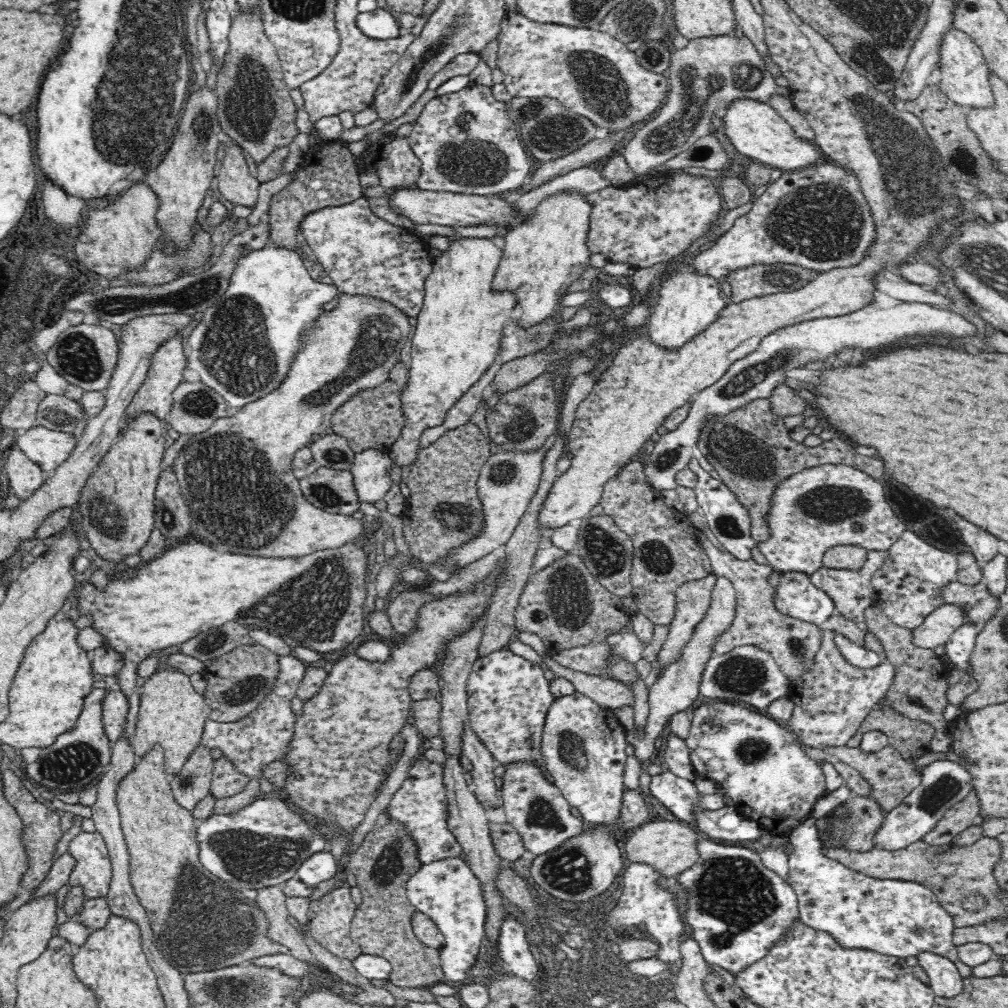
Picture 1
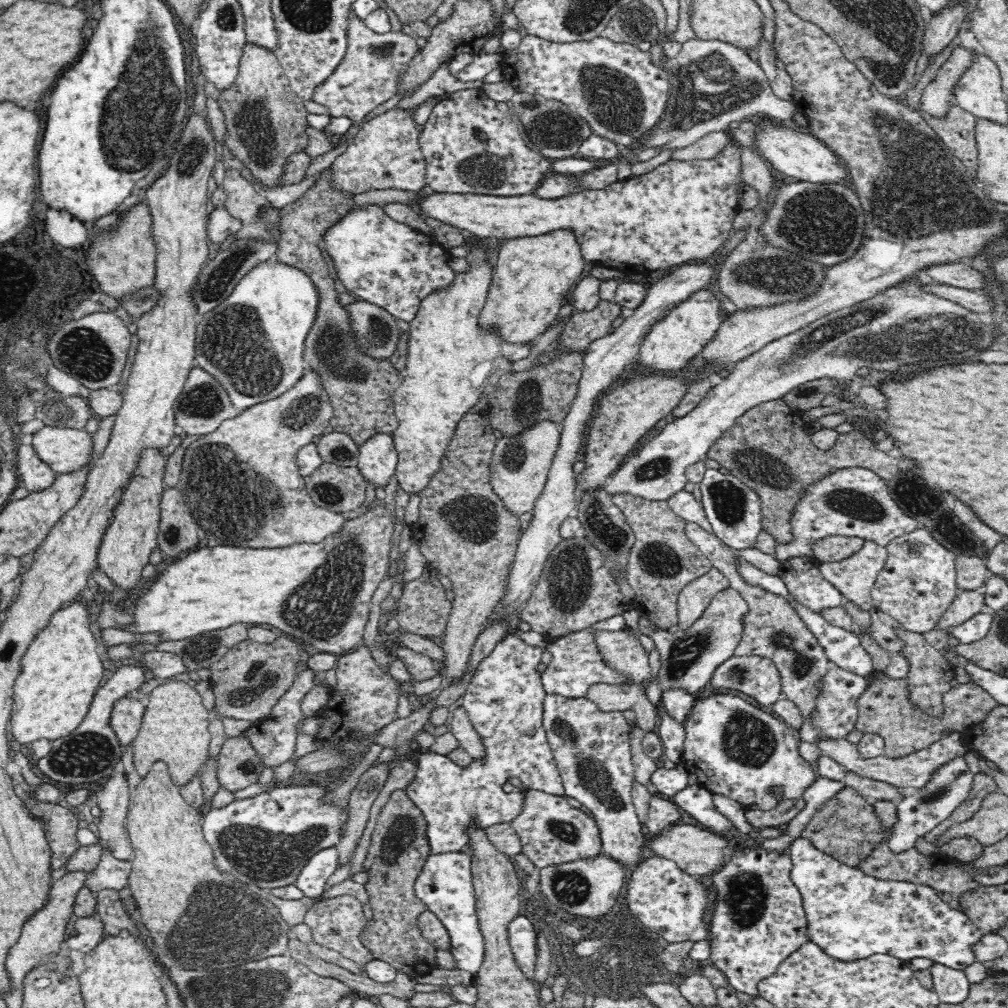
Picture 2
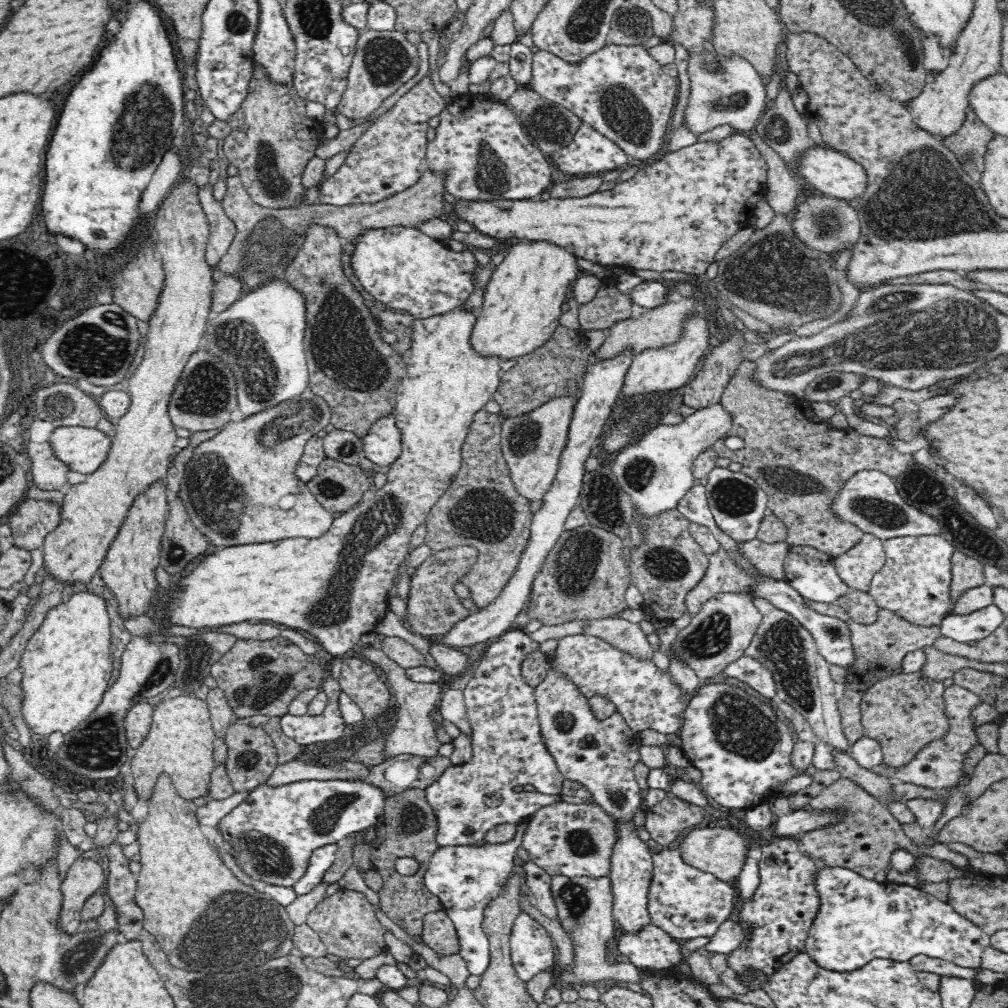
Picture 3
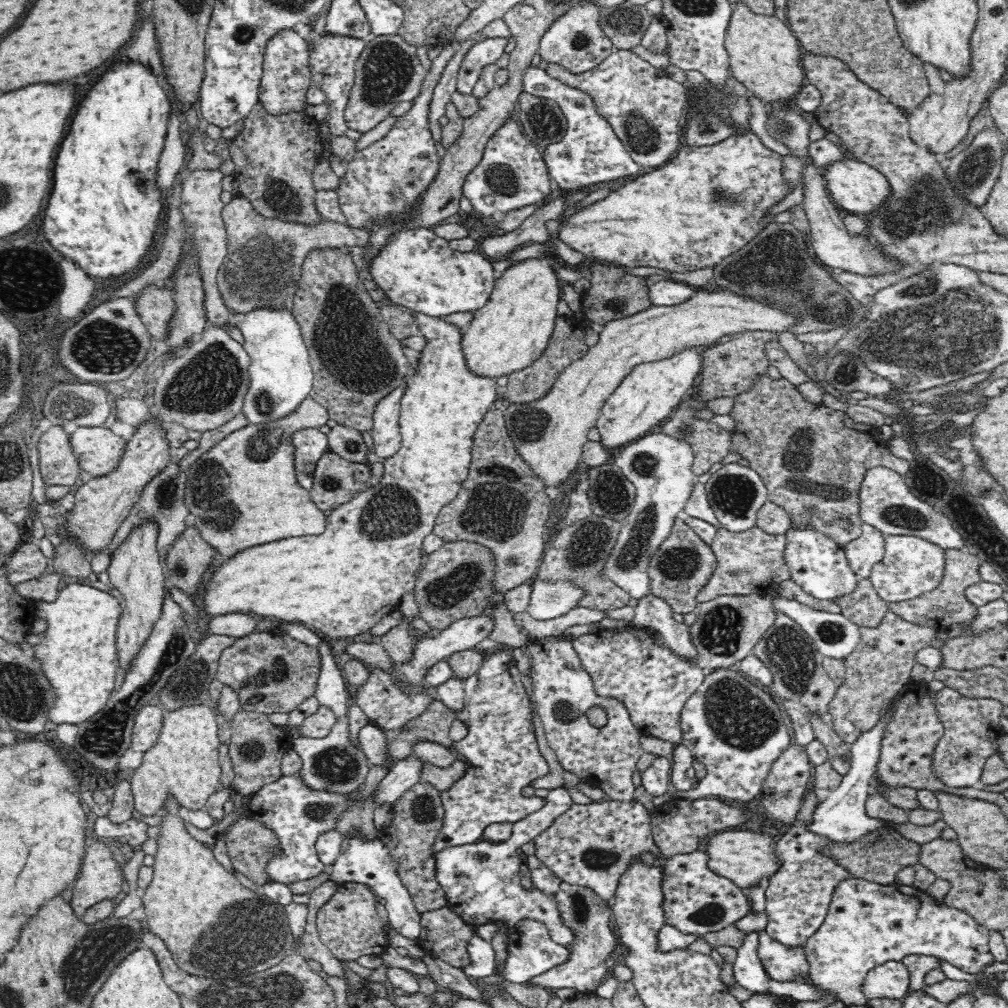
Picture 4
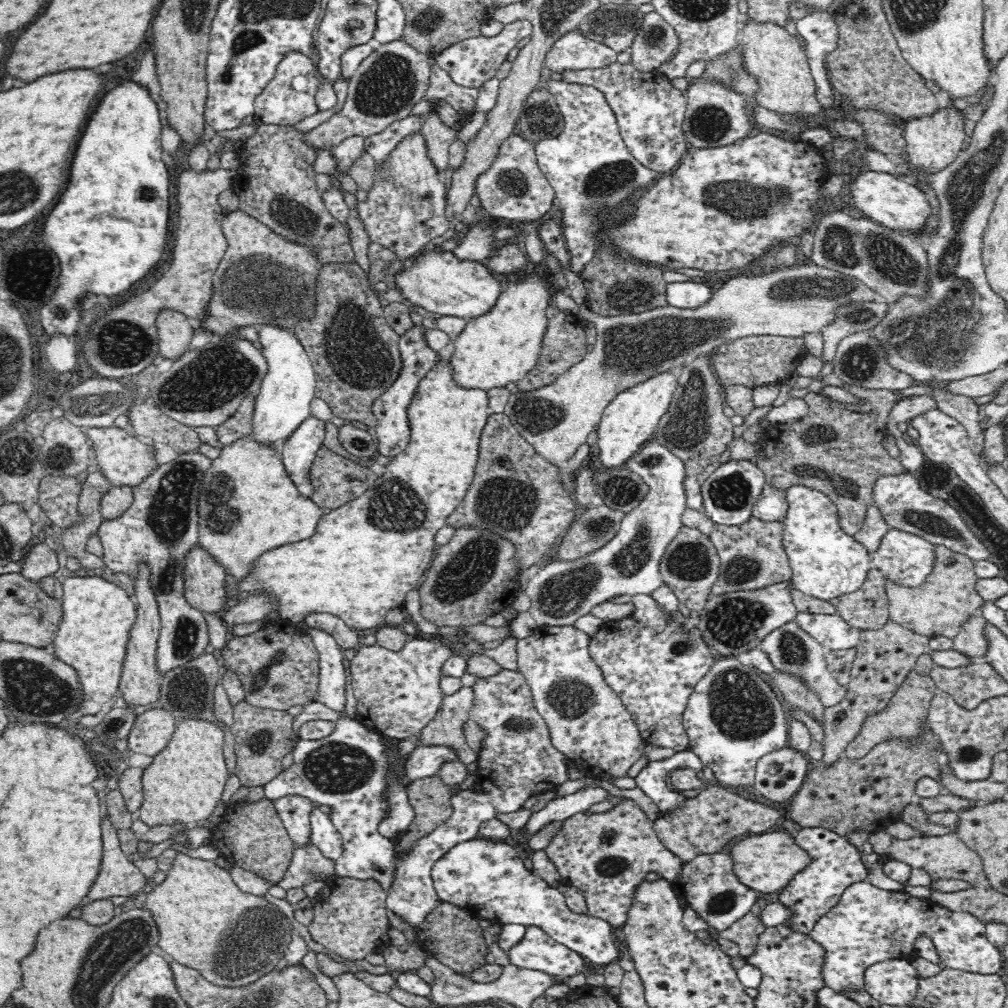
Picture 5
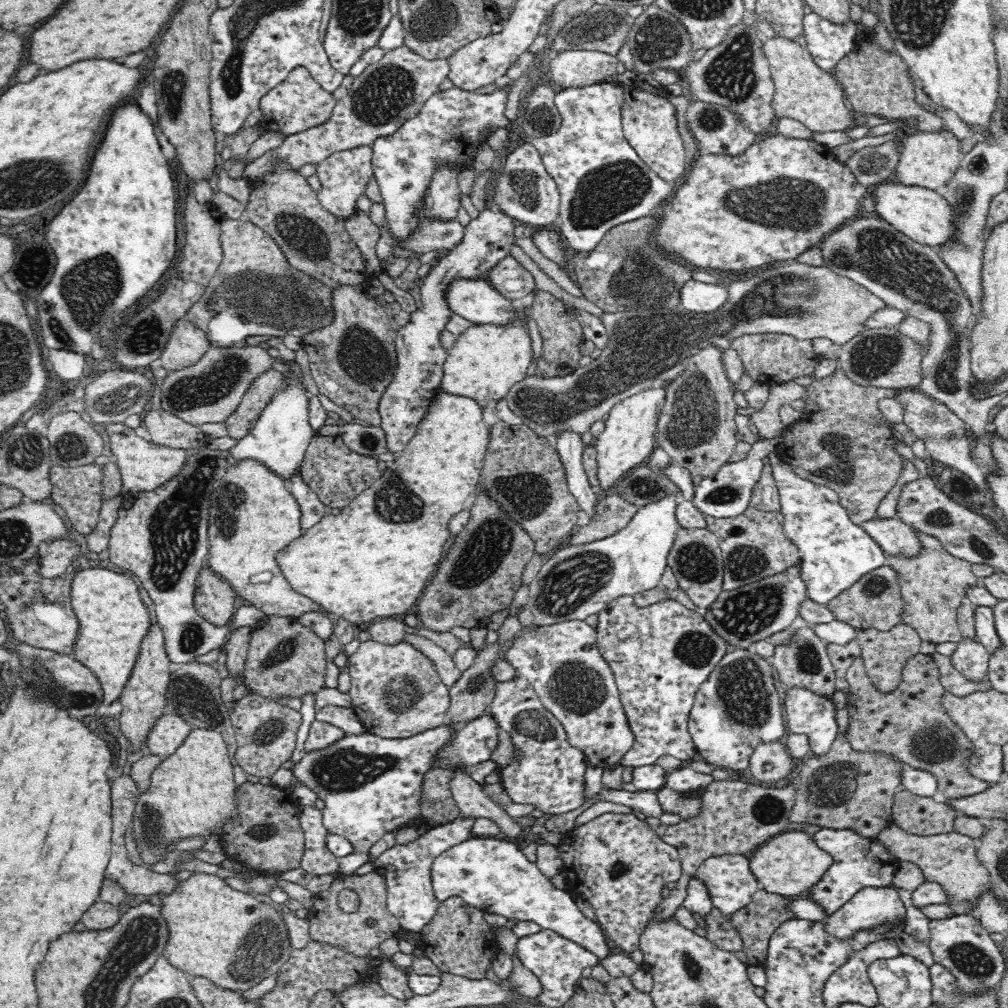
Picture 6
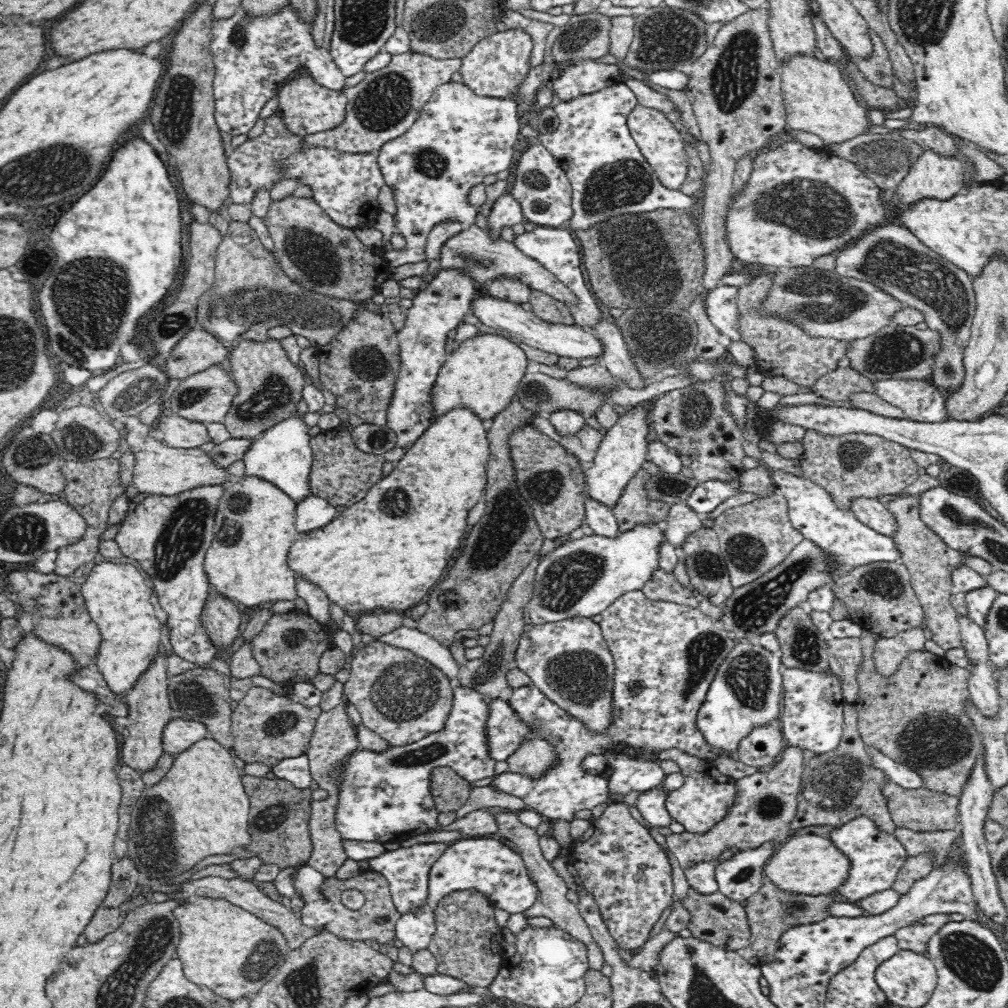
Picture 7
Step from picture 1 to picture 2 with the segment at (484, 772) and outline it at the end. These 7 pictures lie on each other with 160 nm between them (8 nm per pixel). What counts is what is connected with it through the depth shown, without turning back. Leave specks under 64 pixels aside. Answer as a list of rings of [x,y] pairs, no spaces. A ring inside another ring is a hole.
[[[462,706],[454,711],[451,732],[458,740],[459,746],[468,753],[472,761],[483,761],[485,746],[482,737],[476,732]]]

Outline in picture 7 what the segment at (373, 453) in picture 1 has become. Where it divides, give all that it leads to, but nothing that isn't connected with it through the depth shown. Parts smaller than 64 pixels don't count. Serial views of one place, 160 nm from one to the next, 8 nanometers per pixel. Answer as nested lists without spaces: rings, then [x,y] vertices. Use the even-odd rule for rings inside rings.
[[[512,195],[499,196],[490,208],[490,214],[481,217],[482,231],[488,233],[488,237],[499,239],[504,227],[512,228],[525,222],[520,203]],[[444,268],[424,286],[411,295],[413,305],[407,310],[404,327],[397,331],[400,347],[400,370],[386,410],[386,424],[396,433],[396,447],[406,449],[424,434],[435,418],[432,389],[440,367],[446,362],[446,334],[456,328],[462,318],[471,312],[470,304],[476,294],[475,277],[467,270]]]

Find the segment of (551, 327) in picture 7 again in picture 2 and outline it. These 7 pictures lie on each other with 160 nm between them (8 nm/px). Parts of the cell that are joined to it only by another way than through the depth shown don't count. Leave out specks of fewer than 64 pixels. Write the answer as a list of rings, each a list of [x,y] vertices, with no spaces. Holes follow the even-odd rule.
[[[364,204],[360,208],[354,206],[348,210],[338,222],[332,224],[322,234],[321,246],[328,252],[338,280],[348,291],[355,294],[356,298],[385,308],[404,324],[417,316],[424,296],[428,296],[432,290],[448,286],[454,280],[454,271],[448,262],[449,251],[441,247],[435,237],[420,233],[404,223],[393,220],[377,204]]]

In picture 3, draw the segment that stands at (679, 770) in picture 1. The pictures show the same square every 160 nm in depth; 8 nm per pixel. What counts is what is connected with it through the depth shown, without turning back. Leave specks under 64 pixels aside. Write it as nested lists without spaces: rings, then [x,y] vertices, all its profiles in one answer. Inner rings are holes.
[[[592,635],[565,636],[558,639],[557,643],[558,647],[554,656],[548,660],[550,669],[554,669],[564,679],[574,683],[576,689],[580,689],[580,693],[586,698],[596,694],[607,696],[615,704],[617,711],[624,717],[630,729],[640,736],[649,728],[653,728],[662,734],[671,736],[672,742],[676,742],[675,738],[683,725],[683,712],[688,706],[689,700],[688,695],[670,679],[668,672],[664,673],[656,668],[653,660],[639,660],[628,654],[623,654],[608,642]]]

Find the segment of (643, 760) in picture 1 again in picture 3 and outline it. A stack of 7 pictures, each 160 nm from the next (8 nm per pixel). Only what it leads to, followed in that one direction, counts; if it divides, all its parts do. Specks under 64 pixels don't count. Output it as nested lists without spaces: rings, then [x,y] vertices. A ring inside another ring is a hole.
[[[724,592],[705,602],[688,626],[678,630],[671,645],[670,660],[686,664],[702,682],[720,678],[724,668],[745,656],[745,649],[762,622],[762,613],[754,606],[752,598],[750,593]]]

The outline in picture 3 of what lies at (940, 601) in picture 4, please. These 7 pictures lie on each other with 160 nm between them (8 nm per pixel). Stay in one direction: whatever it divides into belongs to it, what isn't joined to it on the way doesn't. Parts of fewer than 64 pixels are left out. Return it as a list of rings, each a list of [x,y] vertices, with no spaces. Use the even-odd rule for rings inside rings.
[[[955,552],[952,556],[952,582],[950,586],[950,599],[953,605],[964,592],[970,588],[986,585],[984,581],[983,565],[974,558]]]

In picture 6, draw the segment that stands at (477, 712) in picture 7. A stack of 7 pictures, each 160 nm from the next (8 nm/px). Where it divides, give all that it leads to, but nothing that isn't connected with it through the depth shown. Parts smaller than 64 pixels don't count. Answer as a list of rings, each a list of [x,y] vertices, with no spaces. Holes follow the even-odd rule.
[[[440,725],[436,728],[419,732],[408,738],[382,738],[376,734],[362,732],[345,734],[336,740],[334,744],[318,750],[310,750],[304,756],[294,762],[290,767],[292,782],[283,788],[284,791],[294,792],[296,785],[304,785],[317,795],[325,803],[322,811],[323,825],[327,832],[347,838],[354,852],[369,854],[373,844],[376,844],[384,833],[397,830],[400,826],[406,826],[420,814],[420,796],[422,791],[422,778],[432,769],[434,754],[450,740],[450,734],[455,732],[448,725]]]

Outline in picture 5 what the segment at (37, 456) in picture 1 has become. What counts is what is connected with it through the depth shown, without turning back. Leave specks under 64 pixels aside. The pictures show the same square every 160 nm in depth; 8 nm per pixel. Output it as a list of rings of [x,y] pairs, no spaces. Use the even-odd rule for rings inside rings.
[[[112,426],[106,428],[85,428],[86,437],[90,441],[93,455],[98,461],[100,473],[108,479],[111,484],[122,486],[122,484],[137,485],[142,482],[152,470],[157,467],[154,447],[150,447],[136,438],[132,437],[126,429]]]

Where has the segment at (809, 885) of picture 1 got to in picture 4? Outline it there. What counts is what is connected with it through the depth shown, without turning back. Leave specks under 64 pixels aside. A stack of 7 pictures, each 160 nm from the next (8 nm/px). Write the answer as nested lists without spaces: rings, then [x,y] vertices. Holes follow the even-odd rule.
[[[850,877],[834,888],[829,909],[820,928],[807,938],[802,946],[808,961],[809,976],[822,991],[832,991],[846,1006],[865,1006],[867,998],[860,990],[868,971],[888,961],[902,961],[911,954],[935,956],[964,972],[978,974],[994,957],[989,949],[991,935],[985,926],[978,924],[968,913],[946,905],[914,886],[900,883],[883,885],[863,878]]]

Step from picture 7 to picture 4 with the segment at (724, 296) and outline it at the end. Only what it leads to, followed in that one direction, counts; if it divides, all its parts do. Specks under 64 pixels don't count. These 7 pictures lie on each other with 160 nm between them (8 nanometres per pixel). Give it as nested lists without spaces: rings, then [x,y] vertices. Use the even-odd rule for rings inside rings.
[[[663,278],[648,286],[648,299],[651,306],[674,306],[686,302],[690,296],[698,291],[697,288],[679,283],[671,279]]]

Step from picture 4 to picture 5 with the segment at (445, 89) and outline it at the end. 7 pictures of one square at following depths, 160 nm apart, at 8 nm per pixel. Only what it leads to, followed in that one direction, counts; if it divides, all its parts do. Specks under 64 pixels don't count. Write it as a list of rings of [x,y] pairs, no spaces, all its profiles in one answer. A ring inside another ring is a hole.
[[[433,105],[430,114],[423,117],[421,133],[426,139],[429,160],[438,171],[444,171],[448,166],[448,146],[454,142],[457,131],[444,125],[437,112],[437,106]]]

